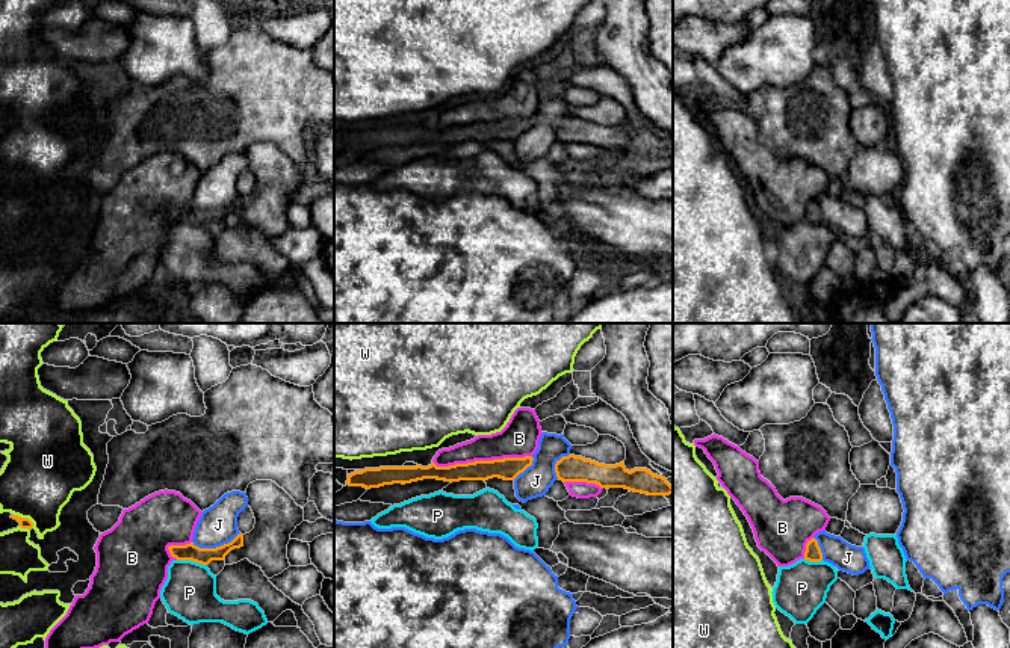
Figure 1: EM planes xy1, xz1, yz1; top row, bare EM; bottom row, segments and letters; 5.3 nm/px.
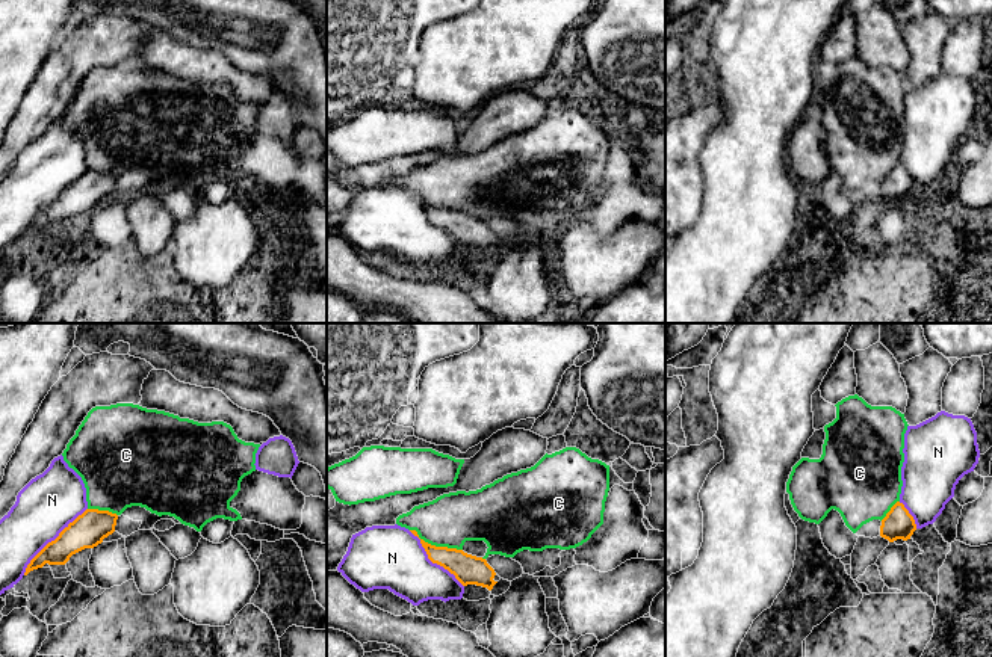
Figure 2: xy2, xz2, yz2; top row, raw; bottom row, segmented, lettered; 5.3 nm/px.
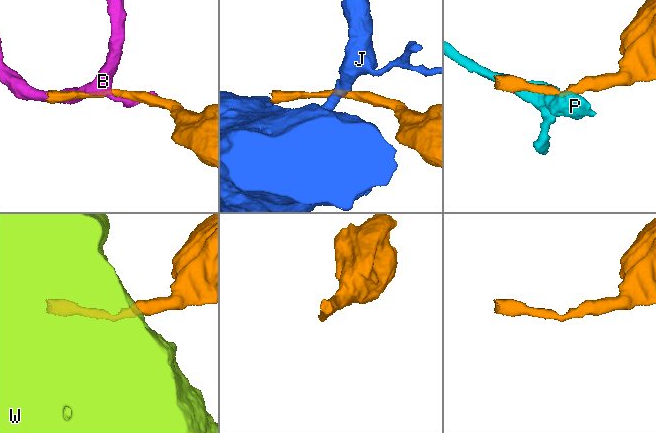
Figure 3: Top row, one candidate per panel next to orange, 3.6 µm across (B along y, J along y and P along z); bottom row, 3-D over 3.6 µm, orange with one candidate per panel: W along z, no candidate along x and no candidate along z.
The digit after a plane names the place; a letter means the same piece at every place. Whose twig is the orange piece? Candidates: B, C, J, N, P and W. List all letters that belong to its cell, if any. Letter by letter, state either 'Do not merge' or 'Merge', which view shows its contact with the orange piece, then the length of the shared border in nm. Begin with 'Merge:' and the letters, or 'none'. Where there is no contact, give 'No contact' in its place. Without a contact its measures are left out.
Merge: none
B: Do not merge. Touches orange in xz1. Shared border 550 nm
C: Do not merge. Touches orange in xz2. Shared border 300 nm
J: Do not merge. Touches orange in xy1. Shared border 260 nm
N: Do not merge. Touches orange in xy2. Shared border 500 nm
P: Do not merge. Touches orange in xy1. Shared border 160 nm
W: Do not merge. Touches orange in xy1. Shared border 110 nm

